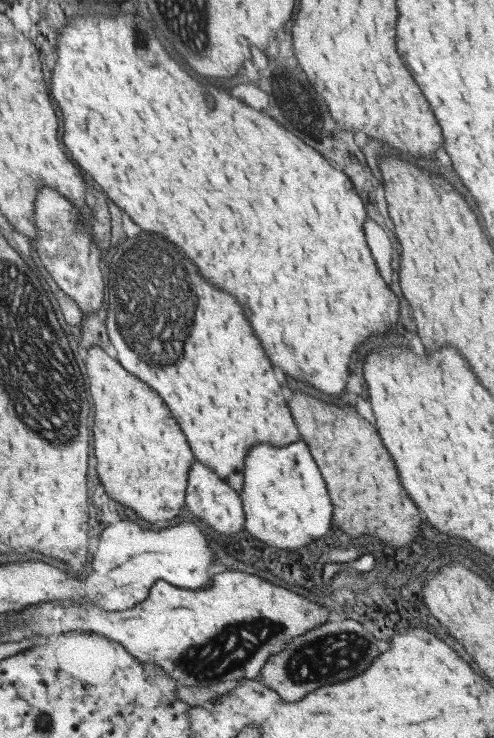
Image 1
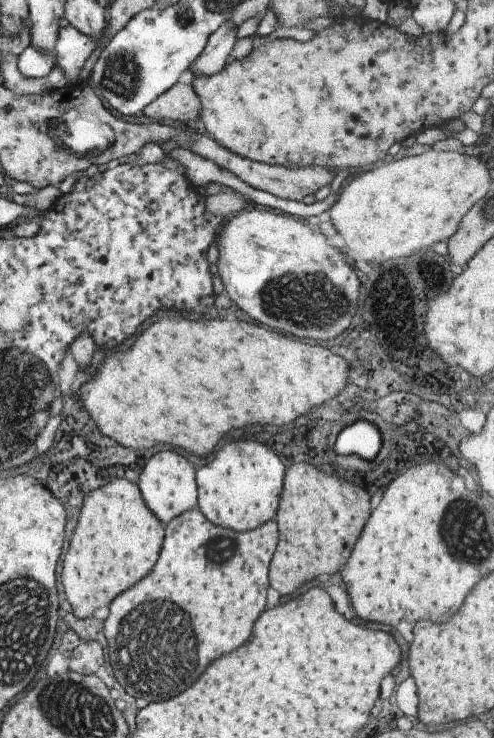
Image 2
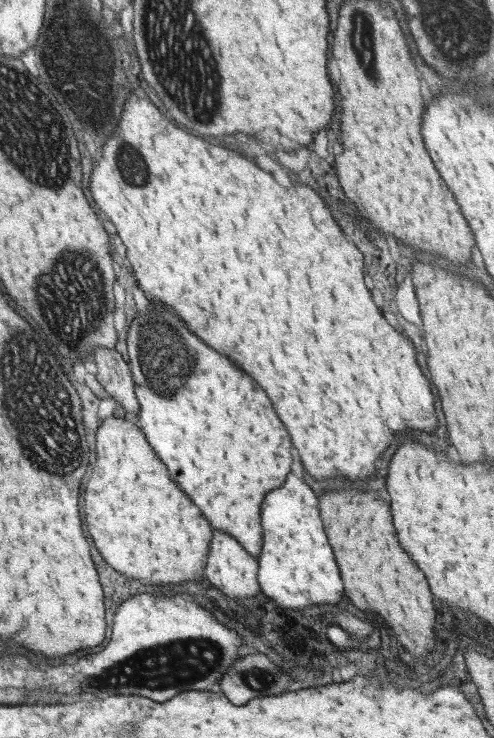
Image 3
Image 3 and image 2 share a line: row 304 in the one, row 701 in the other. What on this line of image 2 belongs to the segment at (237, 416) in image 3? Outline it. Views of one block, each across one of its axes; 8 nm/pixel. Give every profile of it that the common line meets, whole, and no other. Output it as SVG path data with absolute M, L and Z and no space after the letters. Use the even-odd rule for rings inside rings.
M197 507L182 512L166 524L162 552L156 566L142 582L112 600L110 614L104 622L110 650L108 660L126 694L142 694L148 702L170 700L166 696L176 696L184 688L192 686L210 662L240 648L250 638L254 622L266 608L268 566L276 550L278 536L274 520L268 520L254 530L235 532L207 520Z

